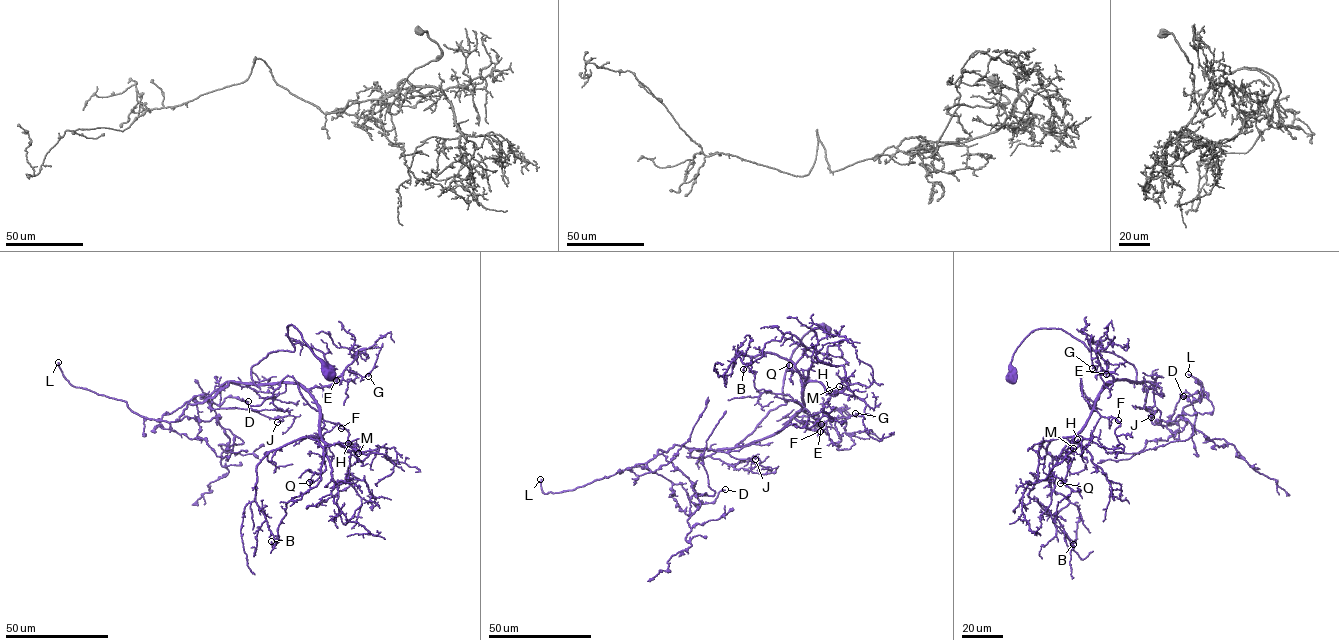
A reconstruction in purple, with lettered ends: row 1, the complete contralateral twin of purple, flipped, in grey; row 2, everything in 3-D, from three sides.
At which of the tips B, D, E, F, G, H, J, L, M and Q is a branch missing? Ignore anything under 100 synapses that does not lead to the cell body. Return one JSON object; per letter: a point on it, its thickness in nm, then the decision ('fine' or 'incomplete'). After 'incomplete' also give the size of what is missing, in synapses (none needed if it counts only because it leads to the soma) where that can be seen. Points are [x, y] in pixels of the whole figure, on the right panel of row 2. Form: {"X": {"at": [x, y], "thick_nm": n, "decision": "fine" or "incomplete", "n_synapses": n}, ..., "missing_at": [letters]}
{"B": {"at": [1073, 544], "thick_nm": 200, "decision": "fine"}, "D": {"at": [1183, 396], "thick_nm": 240, "decision": "fine"}, "E": {"at": [1106, 374], "thick_nm": 130, "decision": "fine"}, "F": {"at": [1118, 420], "thick_nm": 100, "decision": "fine"}, "G": {"at": [1092, 368], "thick_nm": 100, "decision": "fine"}, "H": {"at": [1077, 439], "thick_nm": 150, "decision": "fine"}, "J": {"at": [1151, 417], "thick_nm": 110, "decision": "fine"}, "L": {"at": [1188, 374], "thick_nm": 280, "decision": "incomplete", "n_synapses": 250}, "M": {"at": [1073, 448], "thick_nm": 100, "decision": "fine"}, "Q": {"at": [1060, 483], "thick_nm": 110, "decision": "fine"}, "missing_at": ["L"]}

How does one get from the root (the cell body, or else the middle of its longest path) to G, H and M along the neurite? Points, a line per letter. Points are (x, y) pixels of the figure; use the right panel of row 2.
G: (1012, 377), (1024, 338), (1062, 329), (1131, 363), (1137, 382), (1103, 386), (1113, 377), (1092, 368)
H: (1012, 377), (1016, 348), (1041, 328), (1131, 363), (1137, 382), (1102, 389), (1077, 439)
M: (1012, 377), (1016, 348), (1041, 328), (1062, 329), (1134, 366), (1137, 382), (1115, 379), (1102, 389), (1073, 448)

